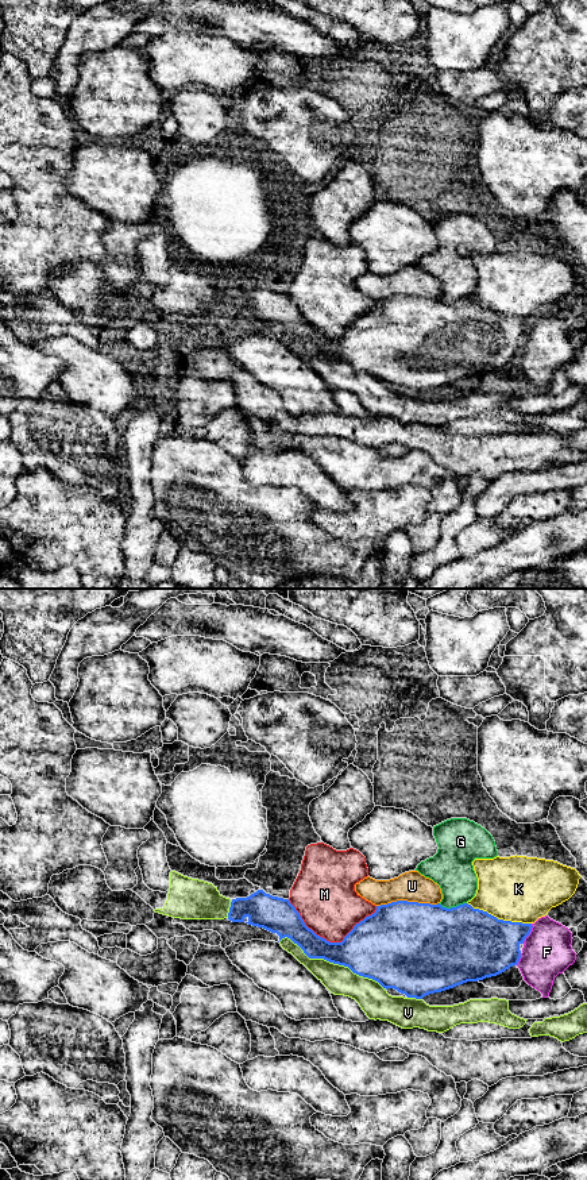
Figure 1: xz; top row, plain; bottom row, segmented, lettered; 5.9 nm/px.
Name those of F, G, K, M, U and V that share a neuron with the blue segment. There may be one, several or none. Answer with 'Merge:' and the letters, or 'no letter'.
Merge: no letter

